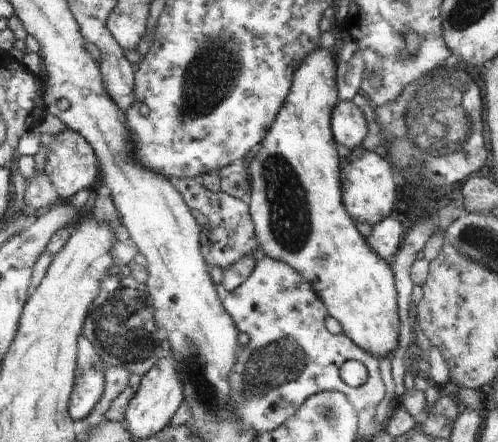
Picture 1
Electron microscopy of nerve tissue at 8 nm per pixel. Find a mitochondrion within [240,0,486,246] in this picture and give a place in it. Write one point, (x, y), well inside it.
(437, 121)

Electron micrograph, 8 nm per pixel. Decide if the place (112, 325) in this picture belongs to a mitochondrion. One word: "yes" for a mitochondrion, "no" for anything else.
yes

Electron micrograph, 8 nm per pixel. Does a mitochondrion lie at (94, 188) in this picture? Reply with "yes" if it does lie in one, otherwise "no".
no

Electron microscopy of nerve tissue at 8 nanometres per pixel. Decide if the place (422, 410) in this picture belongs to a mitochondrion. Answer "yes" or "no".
no

